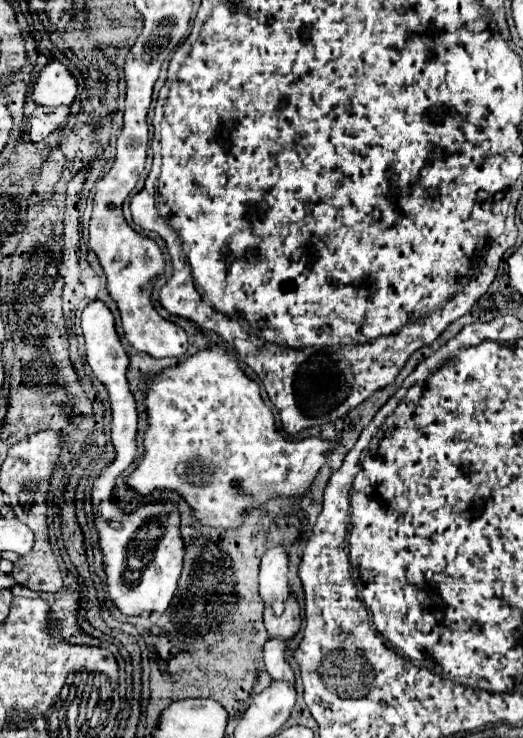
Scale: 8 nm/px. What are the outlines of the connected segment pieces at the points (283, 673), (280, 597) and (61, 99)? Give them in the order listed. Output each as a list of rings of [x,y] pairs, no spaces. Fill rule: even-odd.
[[[270,638],[264,646],[264,662],[270,678],[294,684],[294,670],[288,662],[288,646],[292,638]]]
[[[284,544],[270,546],[262,556],[260,568],[260,596],[264,602],[272,604],[274,612],[280,616],[282,604],[290,594],[288,588],[288,550]]]
[[[52,60],[40,72],[32,100],[40,106],[70,106],[78,94],[78,78],[58,60]]]

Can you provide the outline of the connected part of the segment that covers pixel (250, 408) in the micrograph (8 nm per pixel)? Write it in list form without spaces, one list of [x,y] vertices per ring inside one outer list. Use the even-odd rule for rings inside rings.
[[[222,344],[200,350],[176,368],[158,374],[148,390],[146,408],[150,426],[144,434],[144,456],[126,484],[144,496],[152,490],[174,490],[188,500],[200,520],[218,528],[240,526],[240,514],[246,508],[254,508],[272,496],[302,496],[318,468],[326,464],[324,454],[330,450],[330,444],[320,438],[294,440],[282,436],[274,426],[272,410],[260,396],[260,386],[240,370],[236,358]],[[236,482],[252,494],[252,500],[236,494]]]

